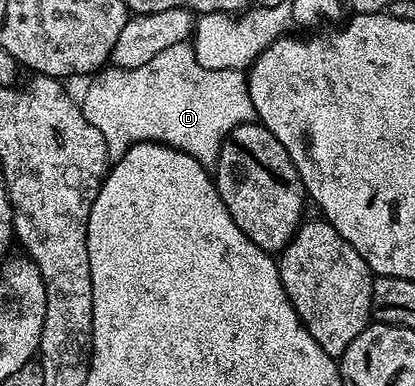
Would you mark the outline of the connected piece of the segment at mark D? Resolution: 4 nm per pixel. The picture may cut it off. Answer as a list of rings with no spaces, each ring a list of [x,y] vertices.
[[[188,41],[170,45],[170,49],[158,53],[158,57],[146,61],[146,65],[138,65],[136,69],[105,66],[92,81],[84,91],[84,99],[82,98],[84,116],[90,125],[94,125],[94,129],[98,129],[98,133],[102,133],[108,158],[112,161],[121,159],[131,147],[139,143],[164,143],[182,153],[190,153],[194,161],[212,169],[218,161],[224,138],[238,125],[256,119],[254,101],[250,101],[247,74],[234,69],[202,69],[194,57],[192,44]]]

